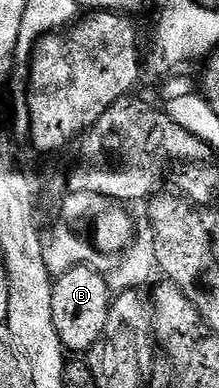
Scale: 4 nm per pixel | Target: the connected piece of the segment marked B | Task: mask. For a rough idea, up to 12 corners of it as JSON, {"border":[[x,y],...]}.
{"border":[[89,265],[54,279],[53,324],[64,351],[86,352],[113,301]]}

